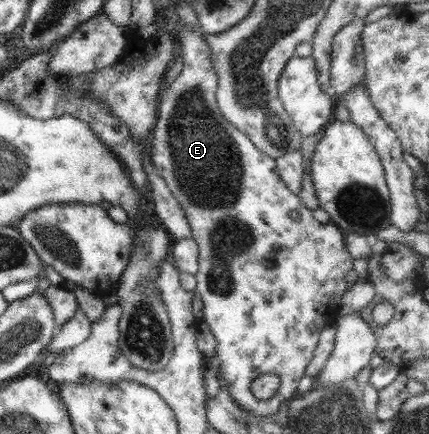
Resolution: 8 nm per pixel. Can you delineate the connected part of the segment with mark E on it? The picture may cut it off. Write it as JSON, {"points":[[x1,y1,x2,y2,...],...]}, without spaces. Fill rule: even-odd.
{"points":[[180,25,177,28,177,40,179,40,178,53,183,59,183,69,171,85,164,89,157,101,156,121,149,140,150,159,154,164,154,169,161,178,165,179,173,197,177,199,181,209,183,209,183,213,185,213,185,217,189,221,189,227,191,227,192,240,195,240,198,246,199,270,195,275,197,283,194,293,202,301,202,314,204,315,202,321,209,325,211,333,213,333,217,343,219,343,215,348,214,359,219,360,217,376,219,377,219,382,221,382,221,388,223,383,226,384,226,389,232,399,244,410,250,410,257,416,269,416,270,414,275,414,283,402,298,394,298,384,302,376,305,375,306,368,313,358,320,334,325,327,335,324,339,315,340,298,347,290,345,275,353,269,353,259,346,249,345,240,339,228,331,222,323,225,313,218,311,210,305,208,298,196,293,194,282,181,277,170,276,159,261,152,248,136,245,136,243,132,235,128,235,125,231,124,222,115,216,99,218,76,212,63,211,49,203,35,192,26],[293,211,299,213,299,222,295,222,289,216,289,213],[264,374,275,374,281,381,277,393,266,400,254,397,250,389,251,382]]}

